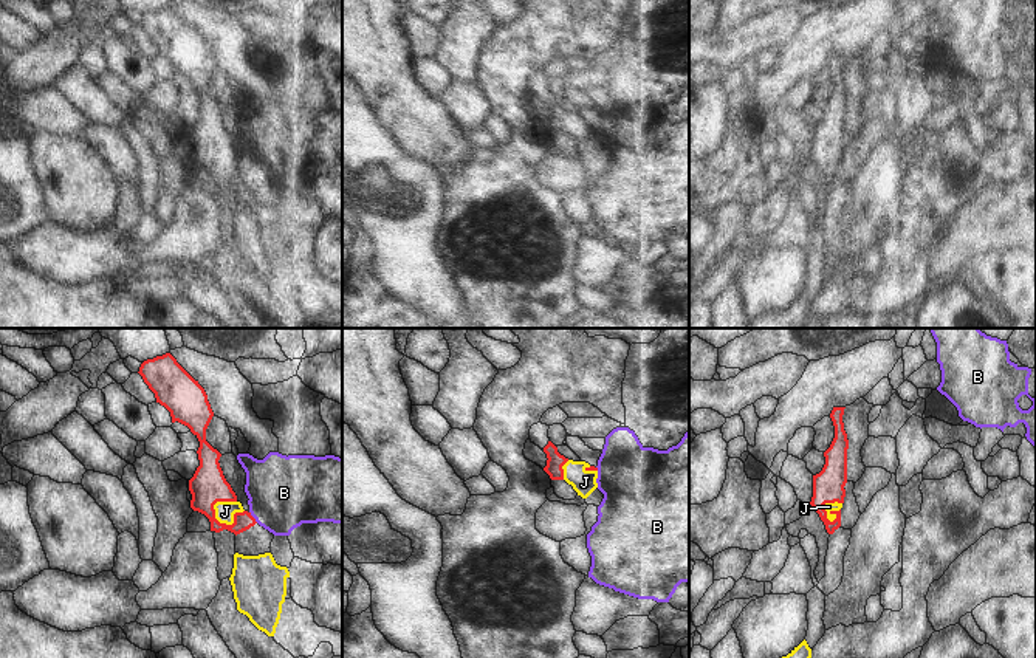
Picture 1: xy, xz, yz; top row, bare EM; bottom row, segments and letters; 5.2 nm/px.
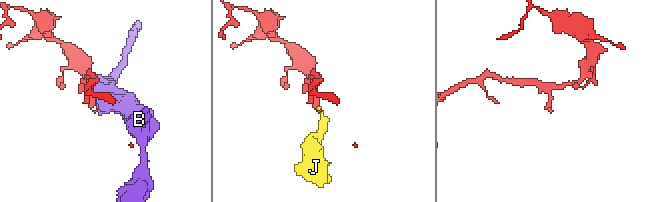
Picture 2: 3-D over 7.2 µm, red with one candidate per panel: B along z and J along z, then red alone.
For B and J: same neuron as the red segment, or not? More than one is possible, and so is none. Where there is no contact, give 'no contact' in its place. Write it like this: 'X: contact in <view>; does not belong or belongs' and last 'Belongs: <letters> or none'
B: contact in xy; does not belong
J: contact in xy; belongs
Belongs: J

